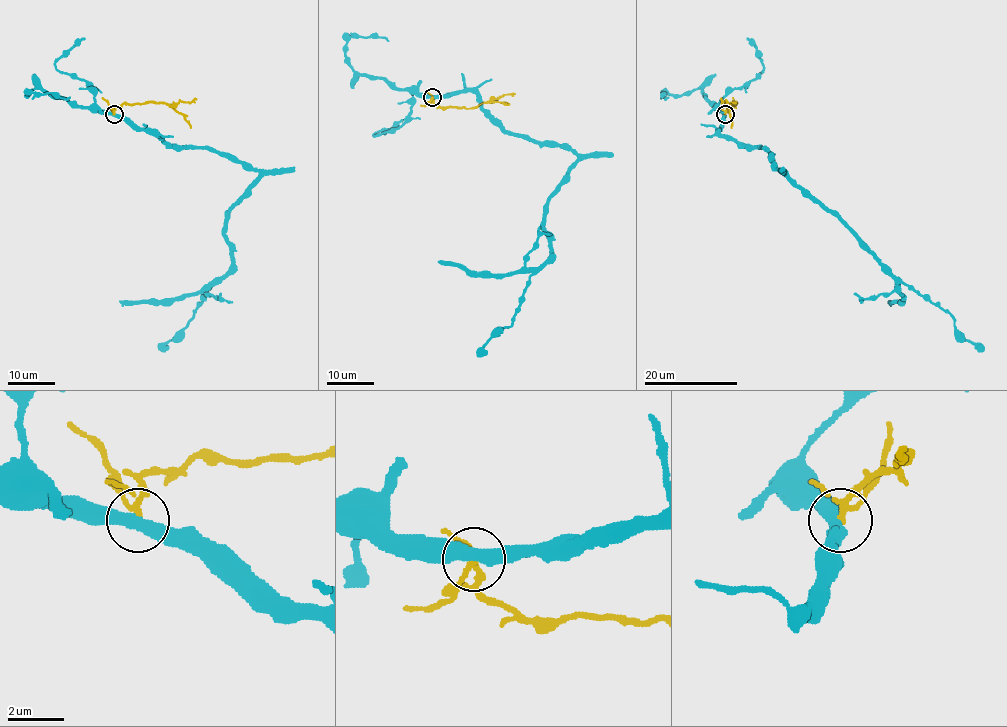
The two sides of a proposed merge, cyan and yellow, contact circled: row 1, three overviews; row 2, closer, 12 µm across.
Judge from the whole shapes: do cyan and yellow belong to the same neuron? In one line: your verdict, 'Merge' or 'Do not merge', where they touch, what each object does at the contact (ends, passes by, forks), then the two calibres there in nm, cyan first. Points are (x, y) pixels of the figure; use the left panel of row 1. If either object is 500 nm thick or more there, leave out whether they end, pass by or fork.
Do not merge. Place: (114, 114). At the ring cyan passes by. At the ring yellow forks. Thickness 440 nm (cyan) against 150 nm

